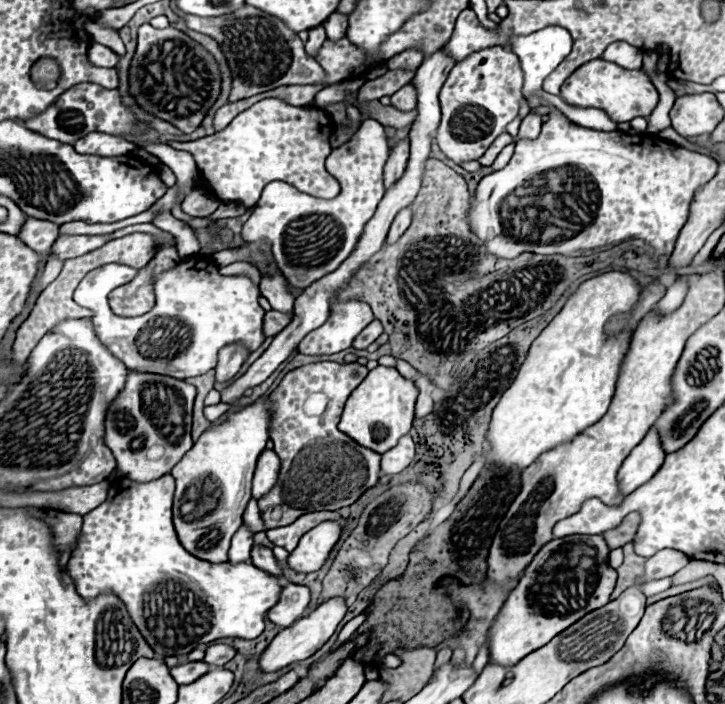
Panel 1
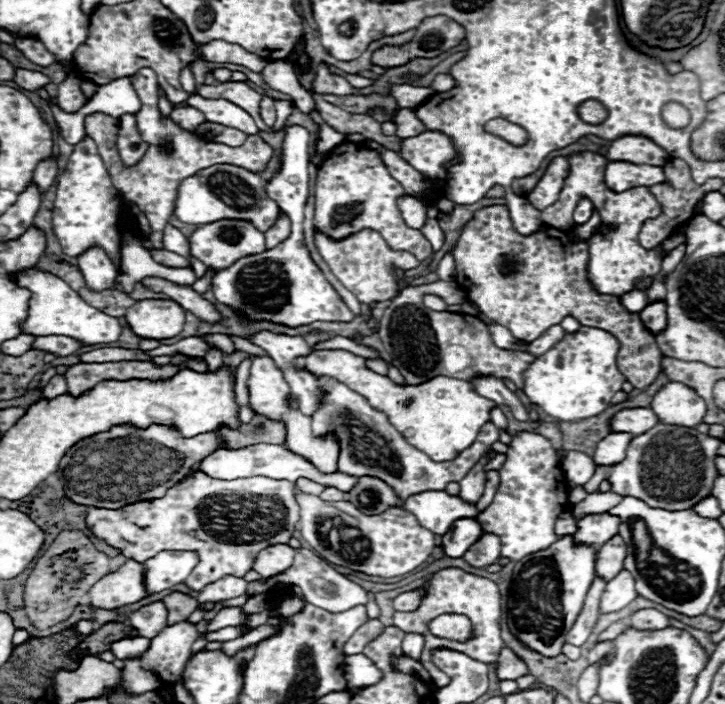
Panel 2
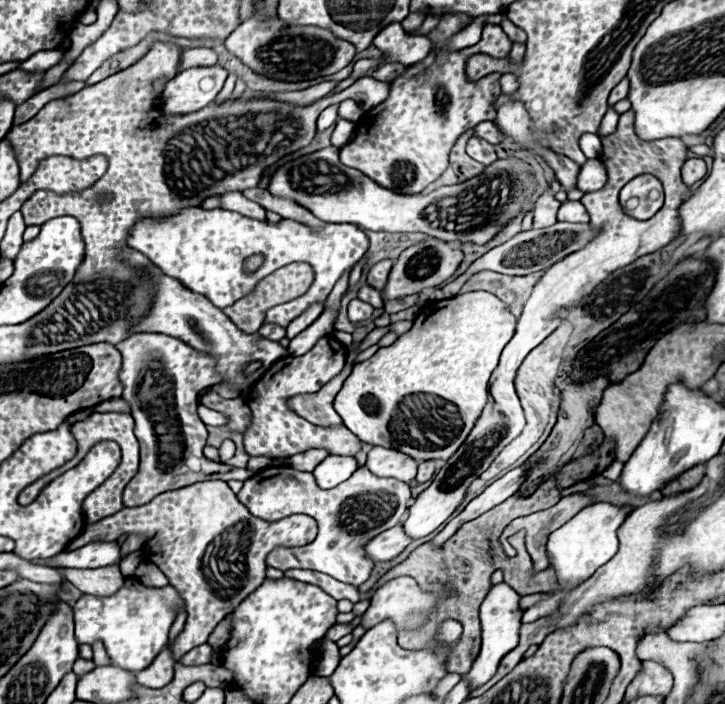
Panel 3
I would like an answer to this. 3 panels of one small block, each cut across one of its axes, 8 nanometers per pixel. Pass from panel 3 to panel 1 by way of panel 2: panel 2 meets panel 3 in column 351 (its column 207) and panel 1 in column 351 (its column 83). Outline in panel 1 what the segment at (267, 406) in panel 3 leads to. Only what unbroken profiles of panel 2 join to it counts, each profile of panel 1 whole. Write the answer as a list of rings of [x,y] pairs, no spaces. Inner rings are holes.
[[[356,362],[306,364],[290,370],[270,394],[270,440],[280,456],[280,472],[272,490],[258,500],[266,530],[288,526],[308,512],[350,506],[378,482],[380,454],[358,446],[336,428],[344,402],[366,374],[366,366]]]

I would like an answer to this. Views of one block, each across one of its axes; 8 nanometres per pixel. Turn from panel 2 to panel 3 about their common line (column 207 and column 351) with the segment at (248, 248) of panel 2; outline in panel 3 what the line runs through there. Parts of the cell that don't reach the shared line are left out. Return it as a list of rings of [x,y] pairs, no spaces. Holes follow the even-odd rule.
[[[198,208],[184,210],[182,214],[166,220],[146,218],[146,222],[138,222],[138,226],[130,230],[130,248],[148,256],[164,270],[164,274],[180,280],[192,292],[206,296],[218,308],[226,308],[248,296],[254,292],[260,280],[278,268],[292,262],[308,262],[314,268],[314,282],[308,292],[298,296],[294,302],[284,302],[266,312],[266,322],[286,328],[310,304],[326,300],[344,270],[360,262],[360,258],[366,254],[368,238],[358,226],[326,224],[322,230],[310,230],[308,226],[298,226],[298,222],[290,220],[282,220],[278,224],[254,222],[252,218],[244,218],[242,214],[224,208]],[[252,254],[262,254],[264,264],[256,272],[248,274],[242,270],[242,266]]]

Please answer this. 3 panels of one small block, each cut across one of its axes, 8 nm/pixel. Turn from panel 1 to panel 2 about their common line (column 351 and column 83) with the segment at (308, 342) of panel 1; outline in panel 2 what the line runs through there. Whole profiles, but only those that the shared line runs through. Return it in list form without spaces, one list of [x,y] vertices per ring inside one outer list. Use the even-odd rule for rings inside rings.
[[[24,270],[24,274],[16,274],[16,284],[30,290],[32,298],[28,300],[28,318],[20,324],[22,334],[32,336],[68,336],[80,342],[82,346],[108,344],[116,342],[122,328],[118,318],[112,318],[92,306],[88,306],[64,280],[40,270]]]

